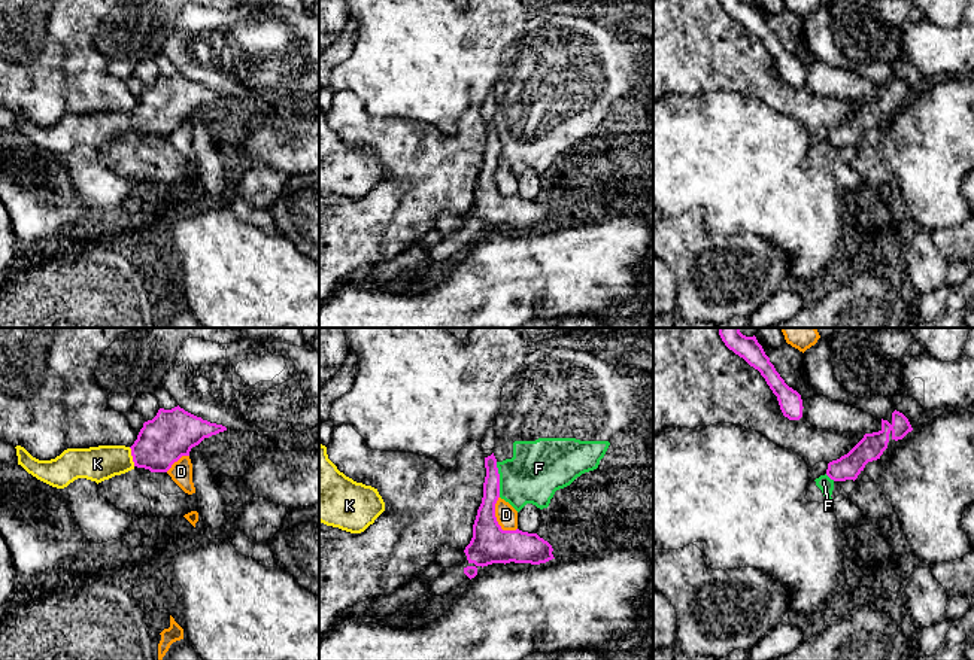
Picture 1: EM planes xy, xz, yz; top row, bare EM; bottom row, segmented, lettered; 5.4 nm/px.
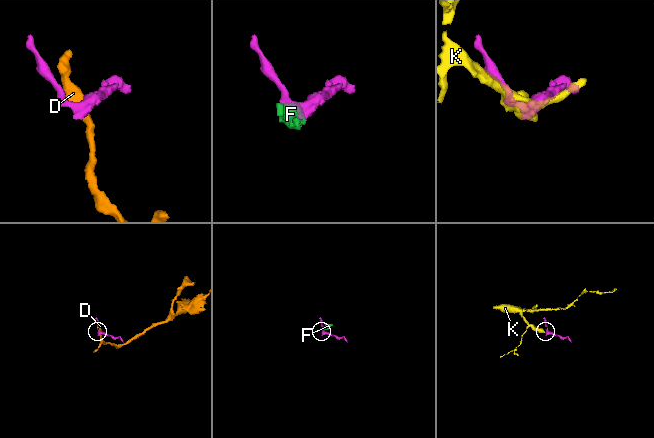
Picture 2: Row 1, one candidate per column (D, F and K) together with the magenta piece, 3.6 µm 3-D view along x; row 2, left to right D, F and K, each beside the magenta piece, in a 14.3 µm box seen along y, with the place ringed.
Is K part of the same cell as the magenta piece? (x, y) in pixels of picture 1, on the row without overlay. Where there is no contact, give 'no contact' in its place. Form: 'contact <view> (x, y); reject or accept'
contact xy (133, 122); accept

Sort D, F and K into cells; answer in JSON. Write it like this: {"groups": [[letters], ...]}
{"groups": [["D"], ["F"], ["K"]]}

